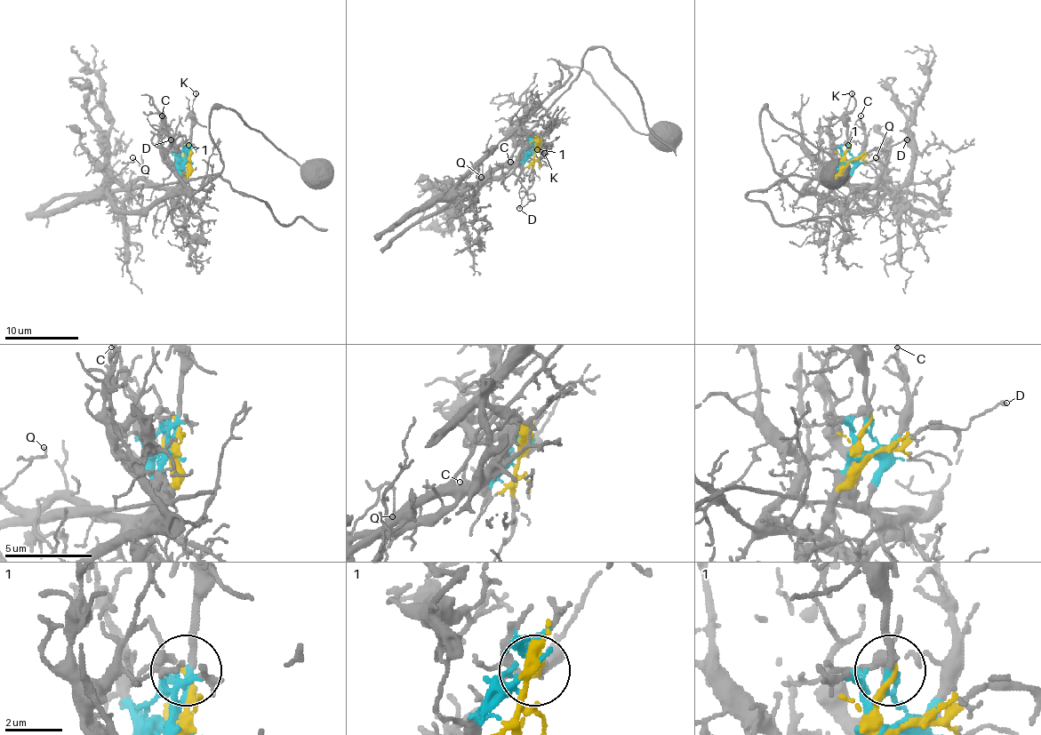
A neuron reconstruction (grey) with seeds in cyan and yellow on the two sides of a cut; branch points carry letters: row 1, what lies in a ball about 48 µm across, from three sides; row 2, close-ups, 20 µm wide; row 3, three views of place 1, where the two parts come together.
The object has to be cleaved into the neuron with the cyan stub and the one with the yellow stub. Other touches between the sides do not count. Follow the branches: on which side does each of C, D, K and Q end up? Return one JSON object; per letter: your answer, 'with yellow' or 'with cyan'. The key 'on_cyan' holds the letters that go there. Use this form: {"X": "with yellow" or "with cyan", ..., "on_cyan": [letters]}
{"C": "with cyan", "D": "with yellow", "K": "with cyan", "Q": "with cyan", "on_cyan": ["C", "K", "Q"]}

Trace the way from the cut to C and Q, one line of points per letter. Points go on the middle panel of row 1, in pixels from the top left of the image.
C: (535, 149), (516, 166), (509, 163)
Q: (535, 149), (463, 183), (478, 164), (482, 177)

